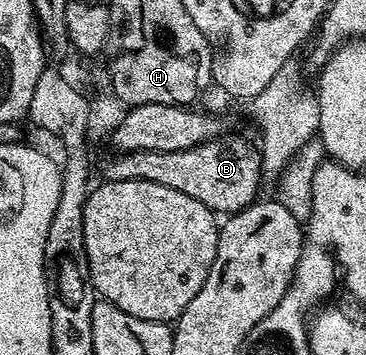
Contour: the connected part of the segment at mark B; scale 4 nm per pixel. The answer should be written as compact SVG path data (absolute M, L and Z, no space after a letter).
M222 134L199 147L183 149L182 151L126 151L114 154L114 159L101 171L100 178L105 181L155 181L155 185L167 185L171 189L179 189L187 193L187 197L201 199L214 213L232 213L249 207L258 198L257 190L261 187L263 174L261 170L261 152L256 146L252 147L241 135Z

